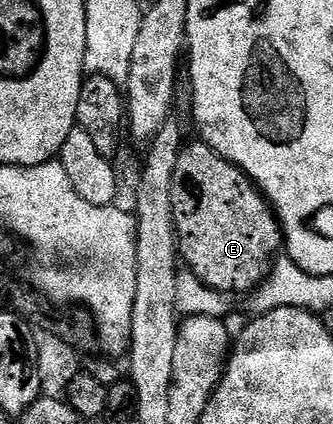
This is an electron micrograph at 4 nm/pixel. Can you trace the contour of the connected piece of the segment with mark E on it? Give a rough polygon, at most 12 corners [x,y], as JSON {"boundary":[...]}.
{"boundary":[[200,140],[171,180],[179,258],[248,295],[283,250],[269,201]]}

